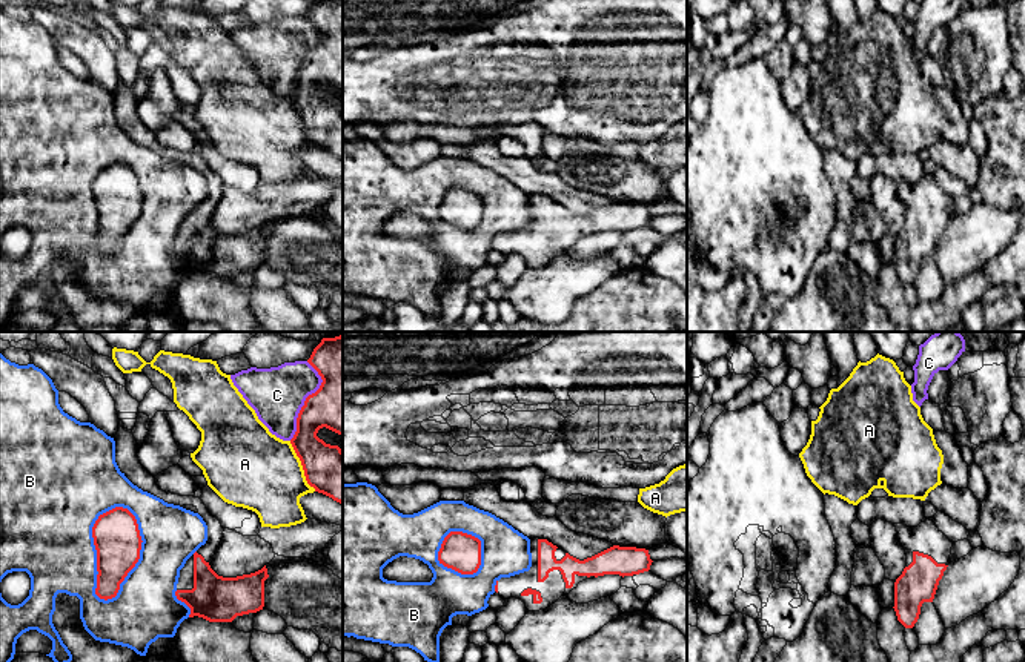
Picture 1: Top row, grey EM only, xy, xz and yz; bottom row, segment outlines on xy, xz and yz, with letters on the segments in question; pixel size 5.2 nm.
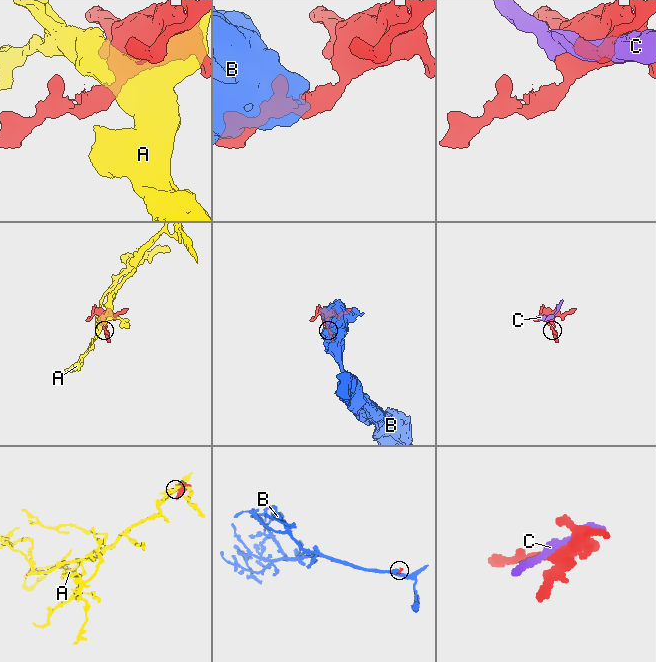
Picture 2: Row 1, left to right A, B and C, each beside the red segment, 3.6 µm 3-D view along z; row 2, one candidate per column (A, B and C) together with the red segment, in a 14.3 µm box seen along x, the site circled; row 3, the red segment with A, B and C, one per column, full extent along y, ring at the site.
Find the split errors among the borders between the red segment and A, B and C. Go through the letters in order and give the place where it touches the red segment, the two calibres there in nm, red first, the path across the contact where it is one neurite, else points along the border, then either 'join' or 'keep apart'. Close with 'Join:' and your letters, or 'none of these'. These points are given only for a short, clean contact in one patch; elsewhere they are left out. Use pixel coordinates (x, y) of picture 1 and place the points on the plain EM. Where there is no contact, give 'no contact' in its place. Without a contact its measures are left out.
A: contact xy (301, 120); calibres 260 and 420 nm; keep apart
B: contact xy (96, 205); calibres 240 and 440 nm; keep apart
C: contact xy (306, 56); calibres 300 and 280 nm; keep apart
Join: none of these

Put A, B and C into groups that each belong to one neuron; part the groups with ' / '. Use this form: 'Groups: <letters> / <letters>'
Groups: A / B / C

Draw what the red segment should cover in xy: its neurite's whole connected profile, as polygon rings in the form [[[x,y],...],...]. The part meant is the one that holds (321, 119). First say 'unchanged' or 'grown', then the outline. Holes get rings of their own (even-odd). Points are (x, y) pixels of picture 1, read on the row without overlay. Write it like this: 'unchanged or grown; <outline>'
unchanged; [[[318,0],[307,18],[323,38],[306,54],[290,100],[307,140],[343,160],[343,106],[317,92],[323,83],[343,92],[343,0]]]

